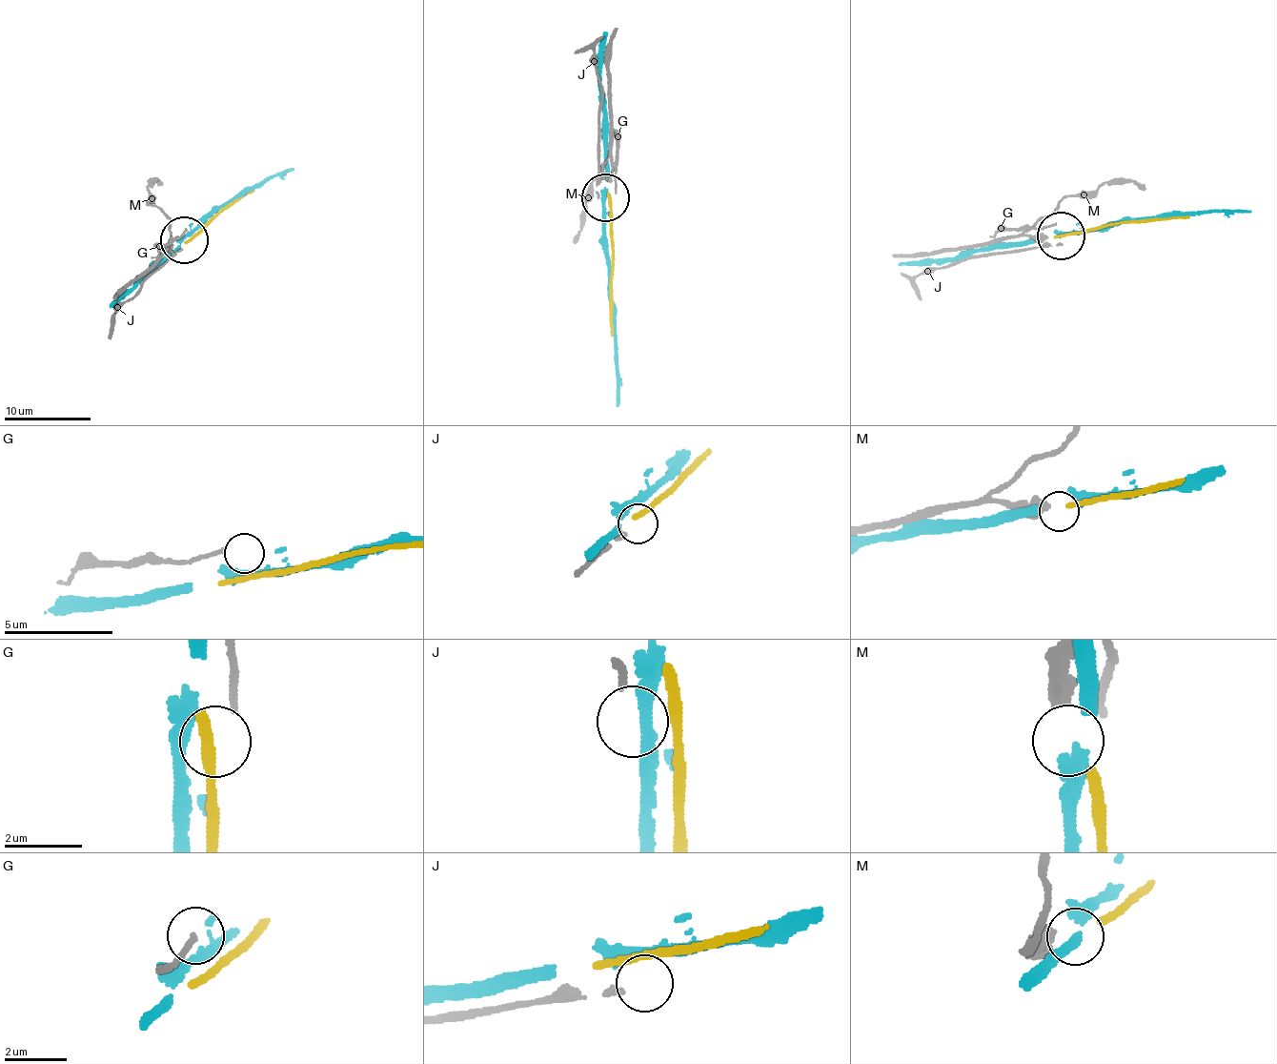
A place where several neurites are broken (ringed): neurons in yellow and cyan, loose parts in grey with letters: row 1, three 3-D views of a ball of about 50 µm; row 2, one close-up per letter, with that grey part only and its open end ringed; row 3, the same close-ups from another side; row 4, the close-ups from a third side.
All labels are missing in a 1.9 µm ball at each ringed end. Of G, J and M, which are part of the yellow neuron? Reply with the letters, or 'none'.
M

